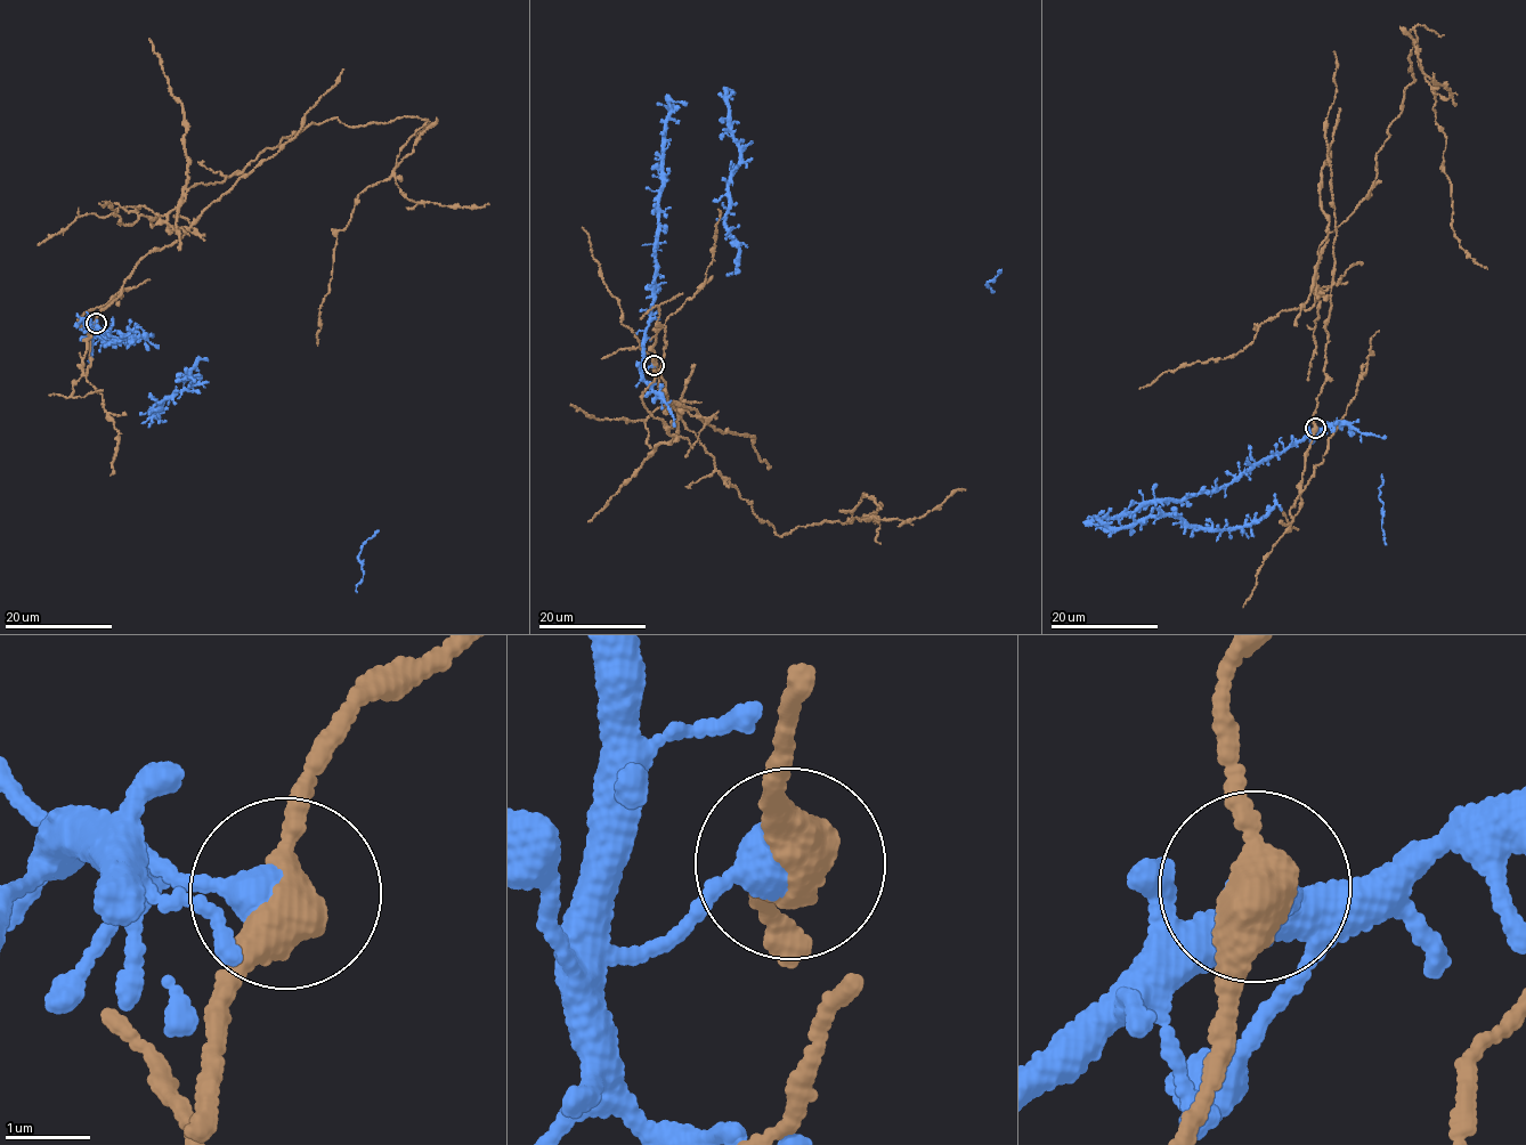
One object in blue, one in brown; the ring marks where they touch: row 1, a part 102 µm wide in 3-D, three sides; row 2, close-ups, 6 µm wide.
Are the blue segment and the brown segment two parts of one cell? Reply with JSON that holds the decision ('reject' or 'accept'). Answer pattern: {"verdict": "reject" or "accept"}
{"verdict": "reject"}

